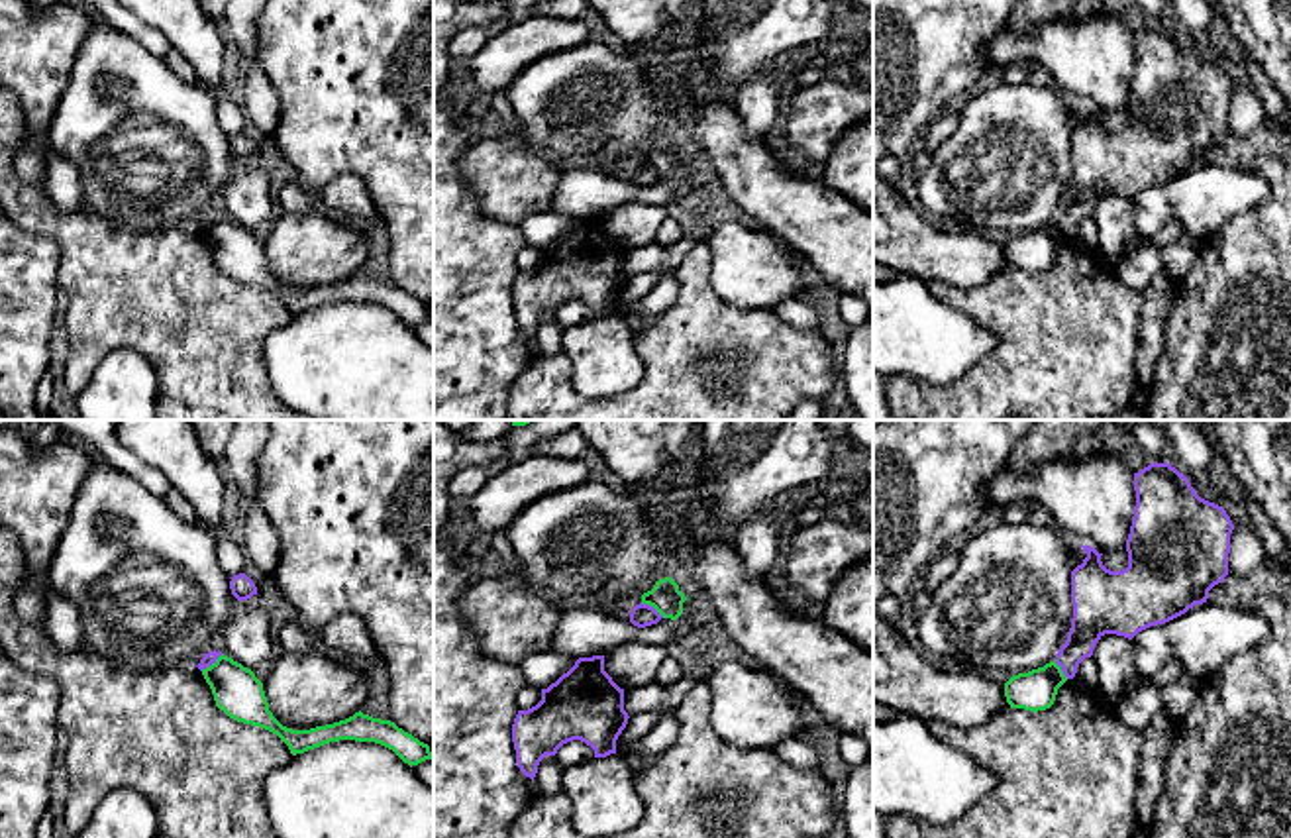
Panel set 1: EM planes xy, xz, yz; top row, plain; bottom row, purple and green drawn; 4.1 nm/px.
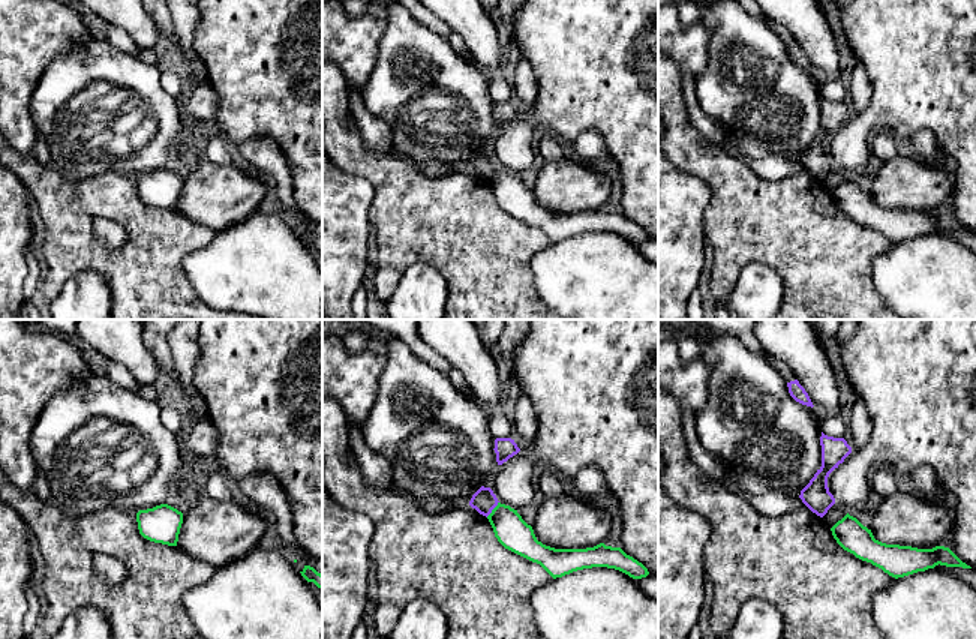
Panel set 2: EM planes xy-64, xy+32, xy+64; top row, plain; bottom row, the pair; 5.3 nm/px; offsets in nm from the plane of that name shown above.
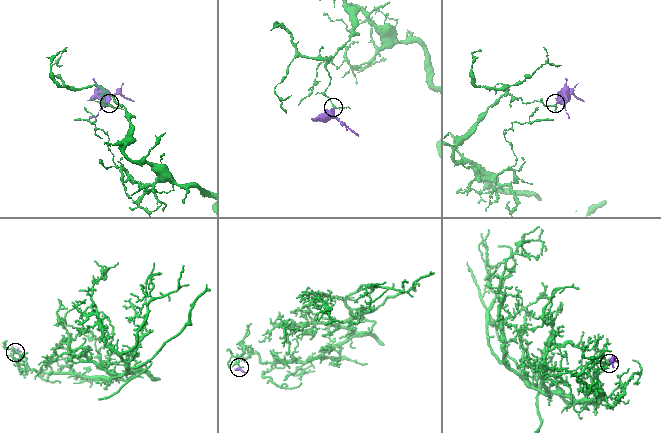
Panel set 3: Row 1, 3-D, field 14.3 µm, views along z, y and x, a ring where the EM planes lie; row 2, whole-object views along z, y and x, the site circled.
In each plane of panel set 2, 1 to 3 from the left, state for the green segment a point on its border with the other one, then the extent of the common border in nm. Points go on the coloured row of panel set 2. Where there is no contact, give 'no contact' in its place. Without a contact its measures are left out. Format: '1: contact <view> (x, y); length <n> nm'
1: no contact
2: contact xy+32 (493, 507); length 110 nm
3: no contact

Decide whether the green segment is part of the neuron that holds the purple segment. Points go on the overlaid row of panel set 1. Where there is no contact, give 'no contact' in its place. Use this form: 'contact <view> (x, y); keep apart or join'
contact xy (210, 664); keep apart

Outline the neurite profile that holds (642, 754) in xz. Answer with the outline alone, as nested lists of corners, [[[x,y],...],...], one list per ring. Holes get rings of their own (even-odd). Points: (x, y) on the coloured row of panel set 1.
[[[657,681],[624,691],[624,710],[628,716],[636,712],[655,712],[657,718],[626,752],[626,761],[634,775],[647,771],[657,758],[677,740],[679,720],[675,708],[665,708],[661,699],[669,693],[667,685]]]

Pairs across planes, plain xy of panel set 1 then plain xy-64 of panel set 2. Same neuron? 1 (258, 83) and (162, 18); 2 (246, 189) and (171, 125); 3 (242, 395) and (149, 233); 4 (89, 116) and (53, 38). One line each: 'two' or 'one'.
1: two
2: two
3: one
4: two

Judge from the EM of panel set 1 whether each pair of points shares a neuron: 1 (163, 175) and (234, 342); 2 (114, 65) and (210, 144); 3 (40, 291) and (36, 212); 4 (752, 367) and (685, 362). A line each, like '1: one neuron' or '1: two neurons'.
1: two neurons
2: one neuron
3: two neurons
4: one neuron

